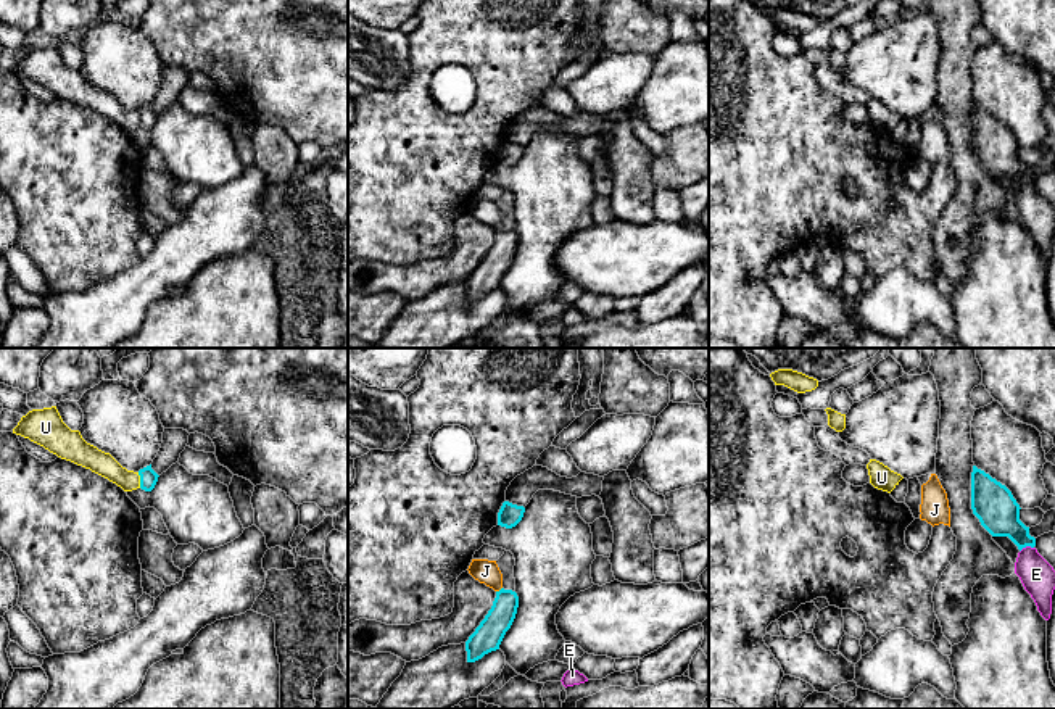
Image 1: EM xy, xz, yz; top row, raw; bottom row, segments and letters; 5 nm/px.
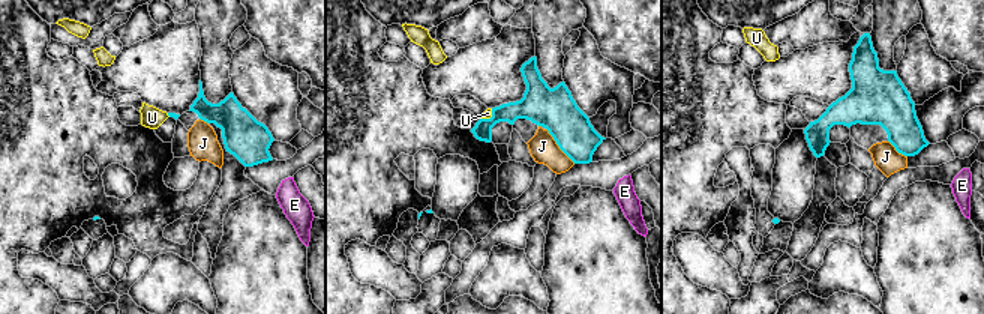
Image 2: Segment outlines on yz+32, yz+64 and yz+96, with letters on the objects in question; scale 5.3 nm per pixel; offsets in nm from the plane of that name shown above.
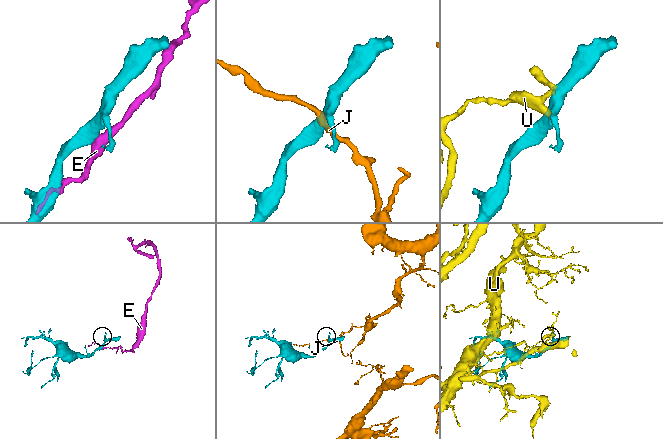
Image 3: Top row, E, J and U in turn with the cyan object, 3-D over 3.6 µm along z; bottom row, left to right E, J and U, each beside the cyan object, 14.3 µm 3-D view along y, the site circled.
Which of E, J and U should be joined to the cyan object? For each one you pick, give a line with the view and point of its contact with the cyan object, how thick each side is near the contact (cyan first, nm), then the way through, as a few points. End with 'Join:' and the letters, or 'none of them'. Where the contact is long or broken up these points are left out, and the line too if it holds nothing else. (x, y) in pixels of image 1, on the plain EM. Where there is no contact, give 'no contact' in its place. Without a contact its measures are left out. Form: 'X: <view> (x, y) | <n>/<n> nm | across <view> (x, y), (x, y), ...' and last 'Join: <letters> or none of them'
Join: none of them

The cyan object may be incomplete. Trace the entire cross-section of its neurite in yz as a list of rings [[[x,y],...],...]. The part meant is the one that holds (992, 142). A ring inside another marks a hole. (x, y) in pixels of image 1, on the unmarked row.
[[[976,105],[971,111],[971,148],[992,176],[1008,176],[1020,190],[1036,185],[1029,166],[1020,160],[1021,147],[1012,131]]]

